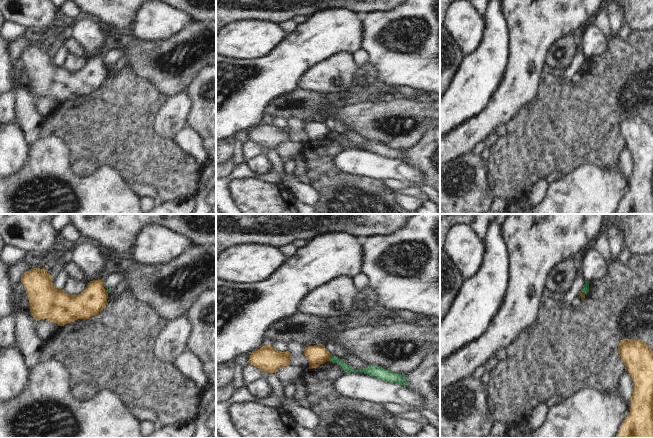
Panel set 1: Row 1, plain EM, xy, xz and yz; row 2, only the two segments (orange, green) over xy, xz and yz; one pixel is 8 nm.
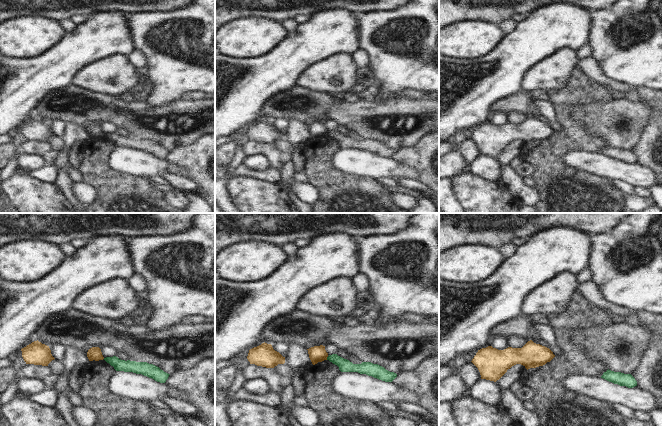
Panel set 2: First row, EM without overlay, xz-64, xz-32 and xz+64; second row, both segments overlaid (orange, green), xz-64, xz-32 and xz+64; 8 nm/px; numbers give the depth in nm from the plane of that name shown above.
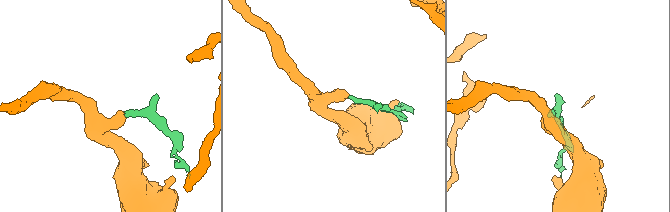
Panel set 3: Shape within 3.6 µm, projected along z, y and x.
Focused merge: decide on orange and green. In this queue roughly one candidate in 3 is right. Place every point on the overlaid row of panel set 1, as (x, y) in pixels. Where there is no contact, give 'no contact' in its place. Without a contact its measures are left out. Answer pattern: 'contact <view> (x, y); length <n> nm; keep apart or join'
contact xz (330, 356); length 60 nm; keep apart

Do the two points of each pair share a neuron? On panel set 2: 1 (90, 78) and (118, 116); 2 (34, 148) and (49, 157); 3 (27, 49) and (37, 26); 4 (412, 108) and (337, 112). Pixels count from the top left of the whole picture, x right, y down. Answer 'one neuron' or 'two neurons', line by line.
1: two neurons
2: one neuron
3: one neuron
4: one neuron

